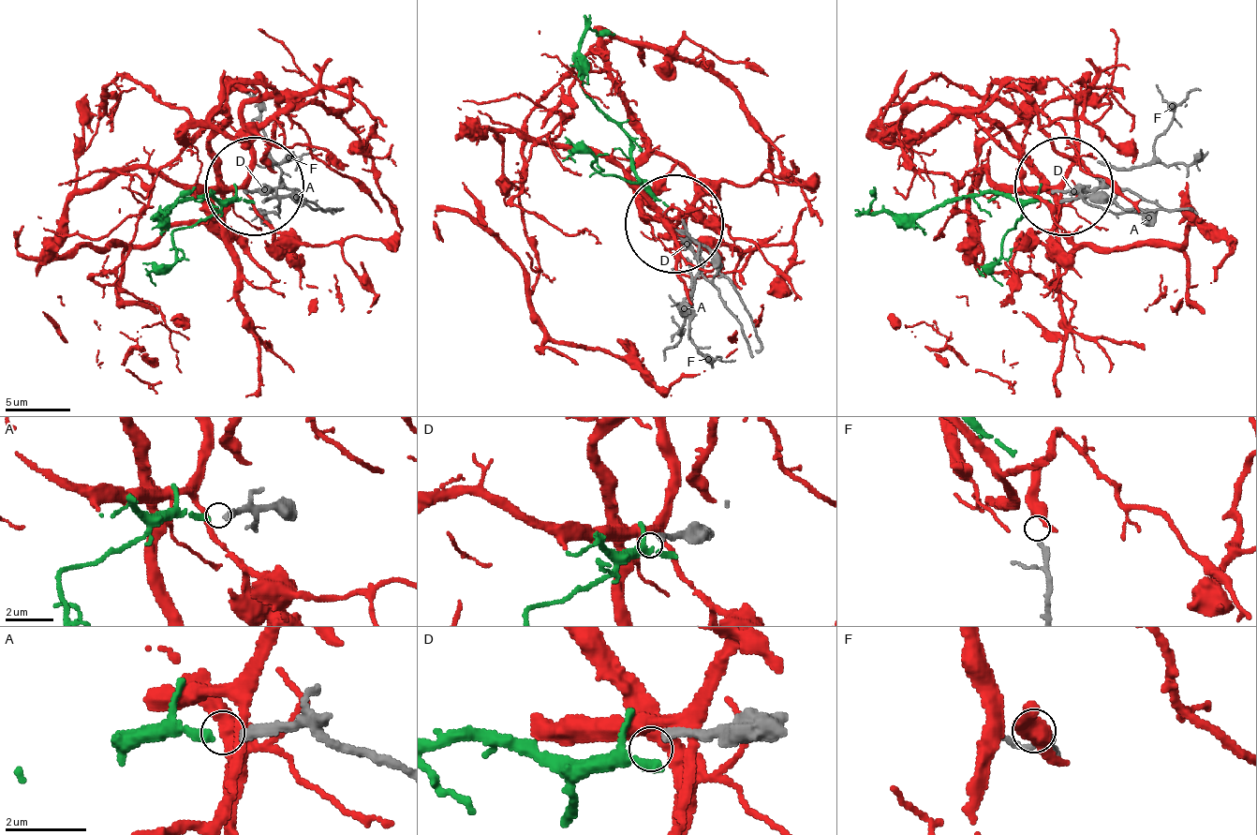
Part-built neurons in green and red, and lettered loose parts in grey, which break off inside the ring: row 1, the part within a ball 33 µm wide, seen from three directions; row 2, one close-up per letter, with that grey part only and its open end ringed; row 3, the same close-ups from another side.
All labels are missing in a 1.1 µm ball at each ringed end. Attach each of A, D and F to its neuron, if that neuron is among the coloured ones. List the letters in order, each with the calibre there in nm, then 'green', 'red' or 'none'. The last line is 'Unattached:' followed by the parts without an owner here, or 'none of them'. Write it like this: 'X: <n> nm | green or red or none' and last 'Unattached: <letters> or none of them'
A: 240 nm | green
D: 200 nm | none
F: 200 nm | red
Unattached: D

